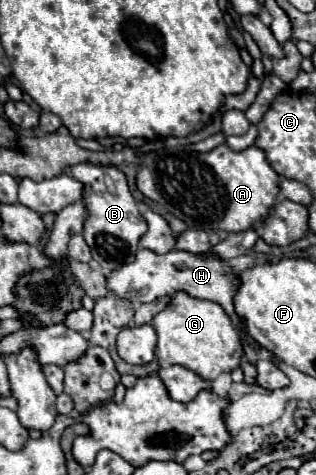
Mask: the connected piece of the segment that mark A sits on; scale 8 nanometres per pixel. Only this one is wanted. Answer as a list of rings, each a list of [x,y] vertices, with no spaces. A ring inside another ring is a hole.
[[[225,143],[209,153],[153,151],[141,157],[137,173],[139,191],[167,207],[175,217],[197,229],[223,229],[227,233],[247,231],[255,223],[263,223],[277,203],[279,183],[281,175],[255,145],[245,151],[231,151]]]

